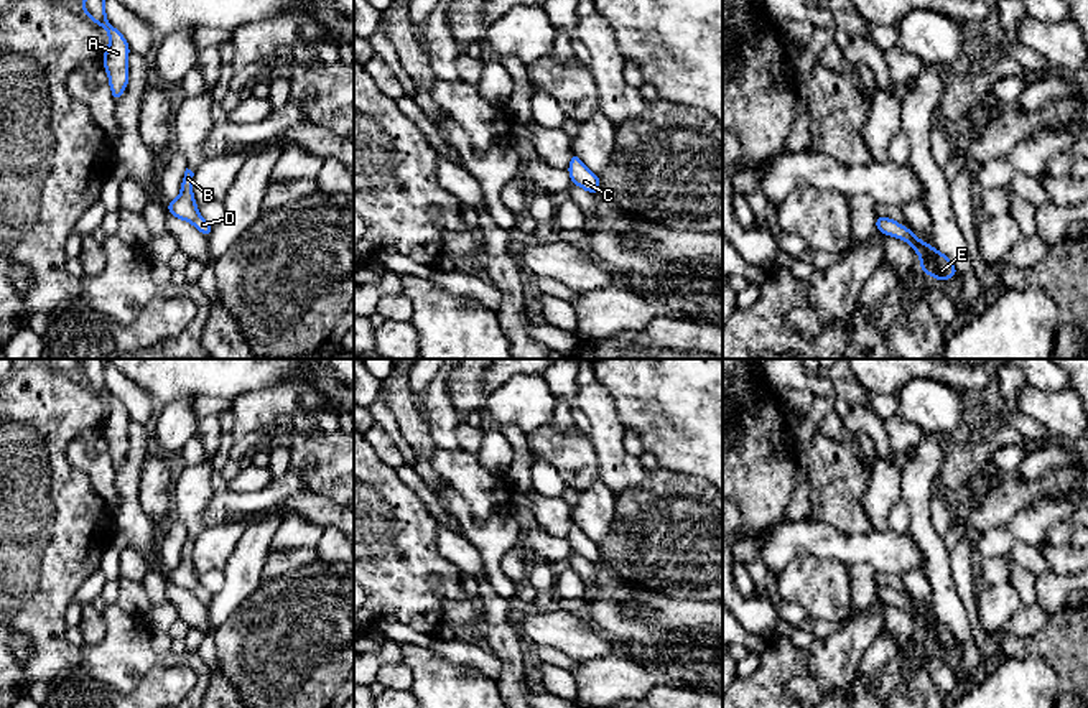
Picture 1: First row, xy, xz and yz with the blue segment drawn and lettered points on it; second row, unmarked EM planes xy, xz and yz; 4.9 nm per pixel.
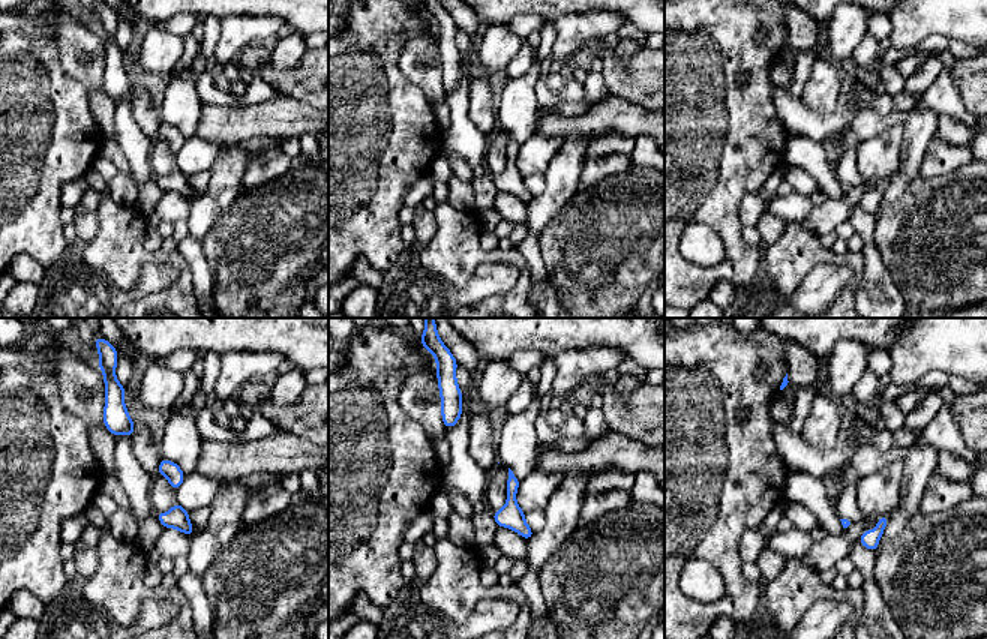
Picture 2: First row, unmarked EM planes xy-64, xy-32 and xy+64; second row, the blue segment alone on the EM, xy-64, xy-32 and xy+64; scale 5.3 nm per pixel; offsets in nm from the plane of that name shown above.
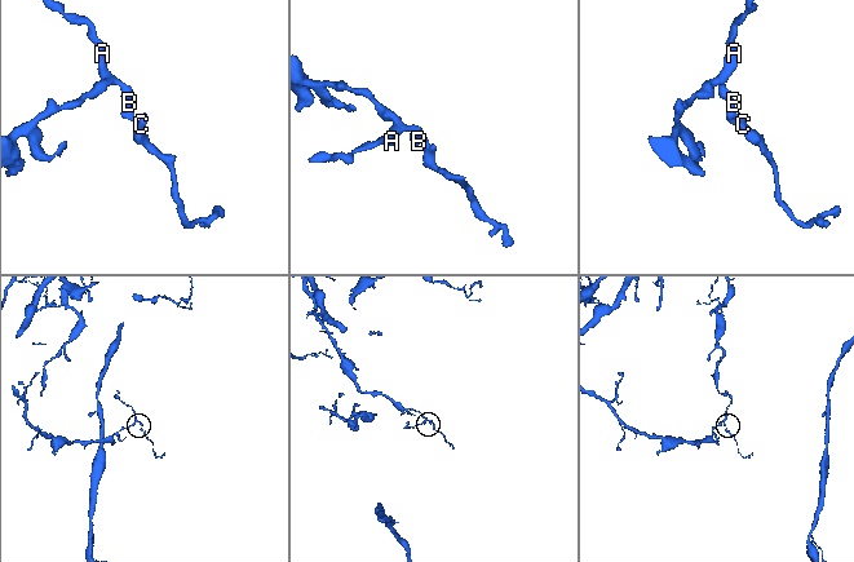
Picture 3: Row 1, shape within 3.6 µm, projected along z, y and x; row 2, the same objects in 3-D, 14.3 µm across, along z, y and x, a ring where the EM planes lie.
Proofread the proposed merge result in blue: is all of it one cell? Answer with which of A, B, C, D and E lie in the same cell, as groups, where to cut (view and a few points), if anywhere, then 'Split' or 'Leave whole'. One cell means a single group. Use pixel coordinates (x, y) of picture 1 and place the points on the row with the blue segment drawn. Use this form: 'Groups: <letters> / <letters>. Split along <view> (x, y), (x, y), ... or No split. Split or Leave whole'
Groups: A B C D E. No split. Leave whole

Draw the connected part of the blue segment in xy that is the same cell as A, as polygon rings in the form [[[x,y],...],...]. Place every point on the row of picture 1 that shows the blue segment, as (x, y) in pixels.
[[[84,0],[81,10],[109,33],[109,48],[104,53],[102,64],[109,76],[109,86],[115,102],[120,100],[128,84],[128,53],[130,46],[123,35],[109,23],[105,16],[105,0]]]

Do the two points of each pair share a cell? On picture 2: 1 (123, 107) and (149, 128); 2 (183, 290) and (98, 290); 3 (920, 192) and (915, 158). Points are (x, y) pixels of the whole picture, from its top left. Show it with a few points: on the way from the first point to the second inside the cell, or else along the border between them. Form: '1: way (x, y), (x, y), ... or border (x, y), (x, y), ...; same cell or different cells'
1: border (131, 101), (131, 113), (135, 123), (152, 141); different cells
2: border (93, 267), (99, 269), (122, 293); different cells
3: border (918, 174), (894, 201); different cells

